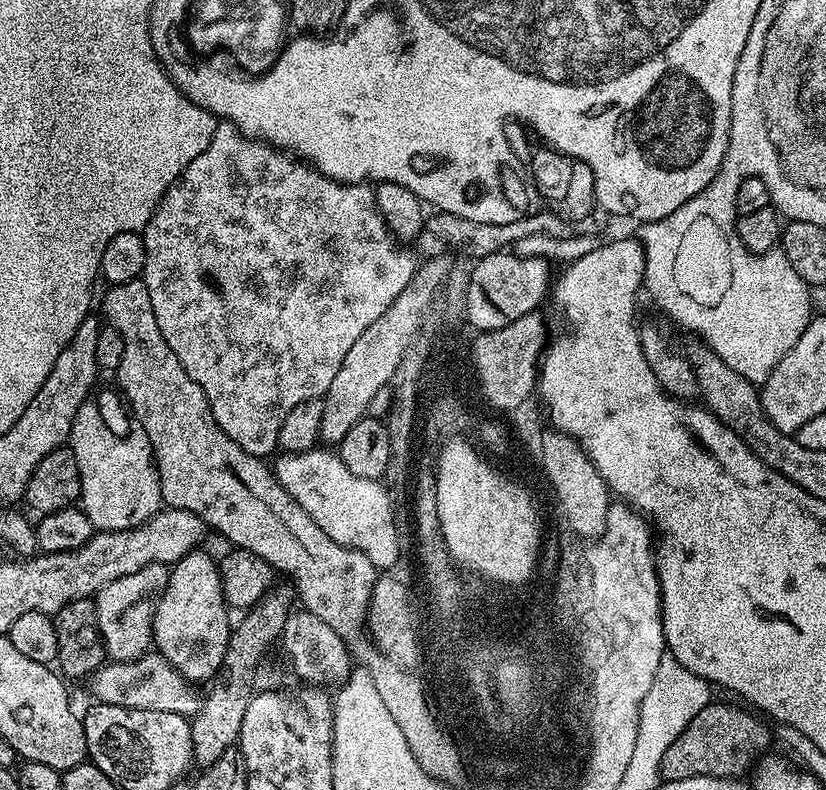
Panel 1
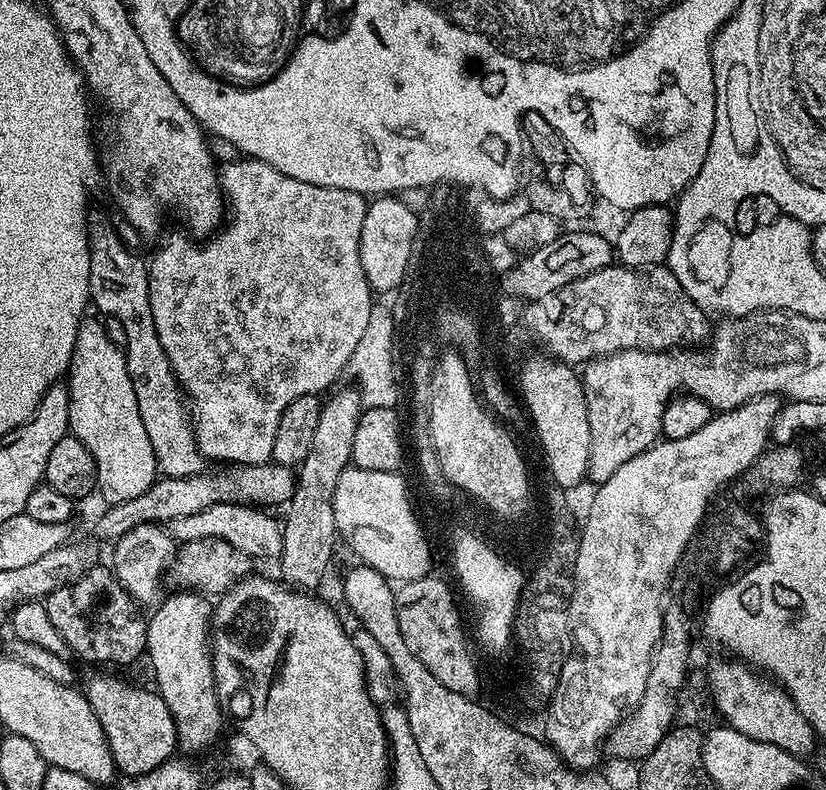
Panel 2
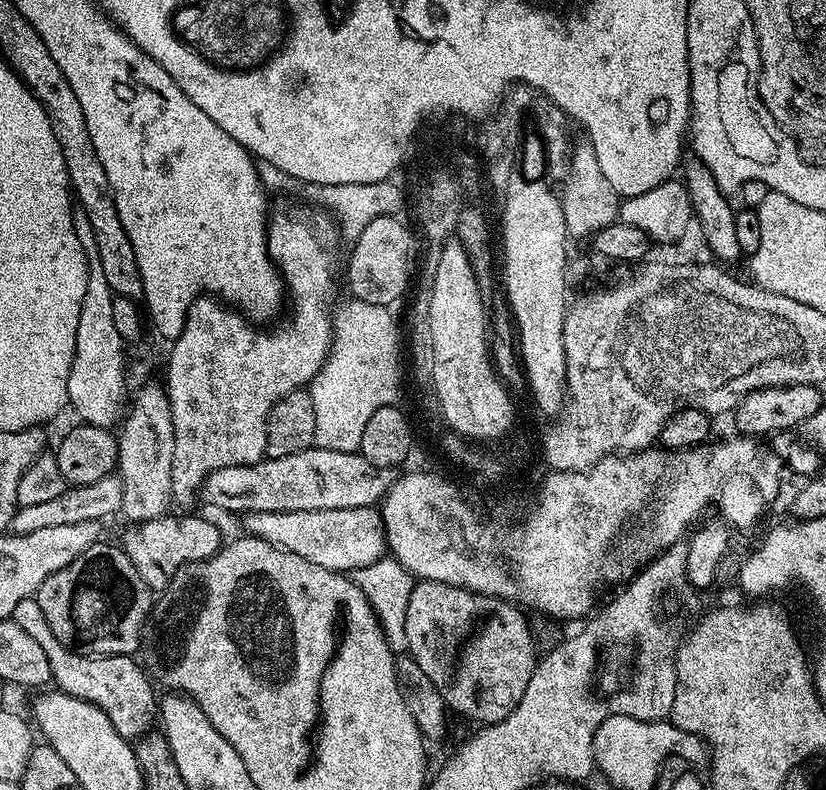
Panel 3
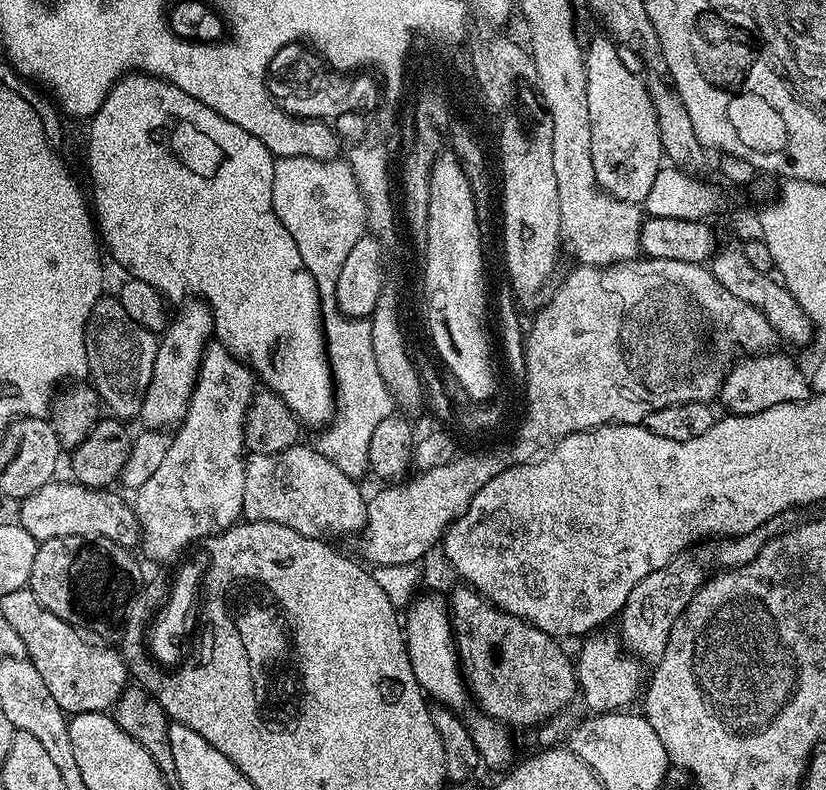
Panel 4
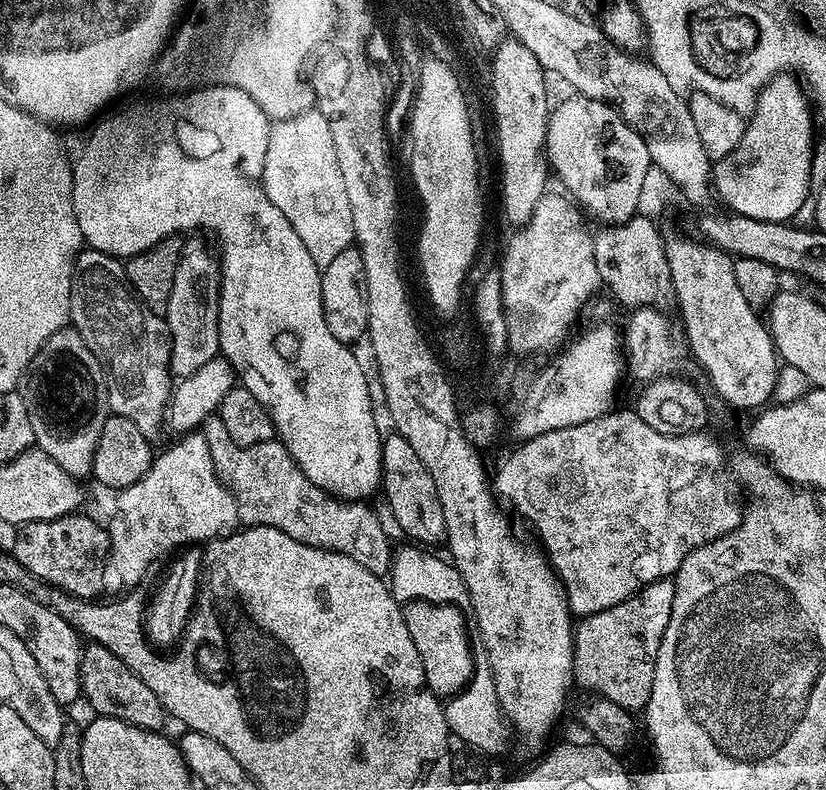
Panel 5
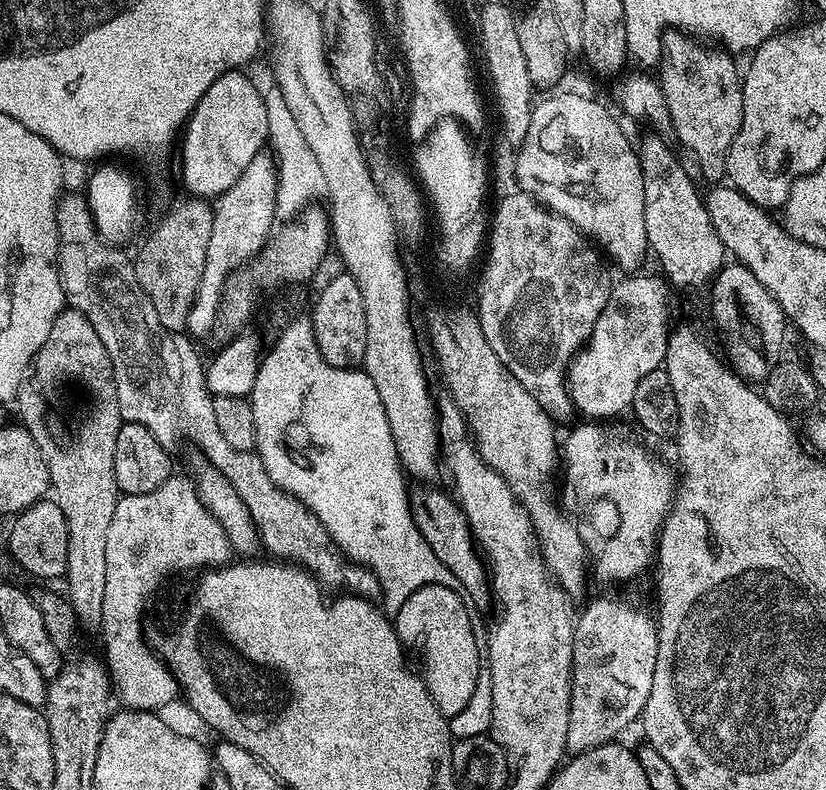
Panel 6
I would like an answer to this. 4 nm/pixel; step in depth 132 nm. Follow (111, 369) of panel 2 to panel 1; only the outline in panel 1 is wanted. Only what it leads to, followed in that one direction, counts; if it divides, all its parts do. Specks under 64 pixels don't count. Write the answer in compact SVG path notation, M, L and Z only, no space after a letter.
M113 392L102 393L100 404L96 398L82 402L78 414L74 414L70 437L70 447L78 462L80 475L78 504L92 523L93 529L101 532L121 532L137 528L162 507L160 479L152 462L150 438L146 438L146 430L142 430L135 419L127 418L121 424L116 424L120 420L116 412L125 411L126 404Z

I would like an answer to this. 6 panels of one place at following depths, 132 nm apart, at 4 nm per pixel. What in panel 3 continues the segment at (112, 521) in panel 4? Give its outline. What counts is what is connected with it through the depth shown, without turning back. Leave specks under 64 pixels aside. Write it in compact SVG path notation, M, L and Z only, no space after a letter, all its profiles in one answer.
M165 514L157 520L141 520L128 526L124 532L124 552L130 562L134 562L134 570L142 574L142 582L146 582L146 586L153 590L167 589L180 567L210 559L222 546L220 532L210 521L200 516L172 515Z

